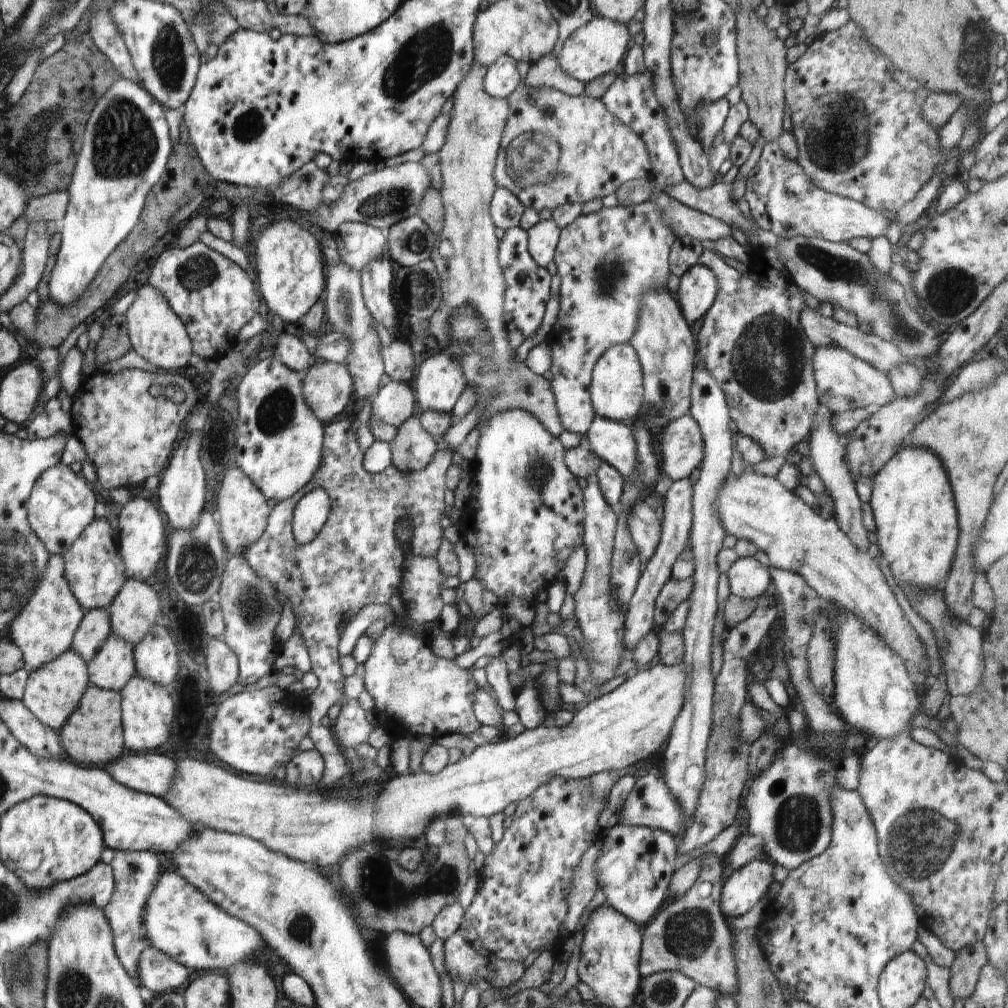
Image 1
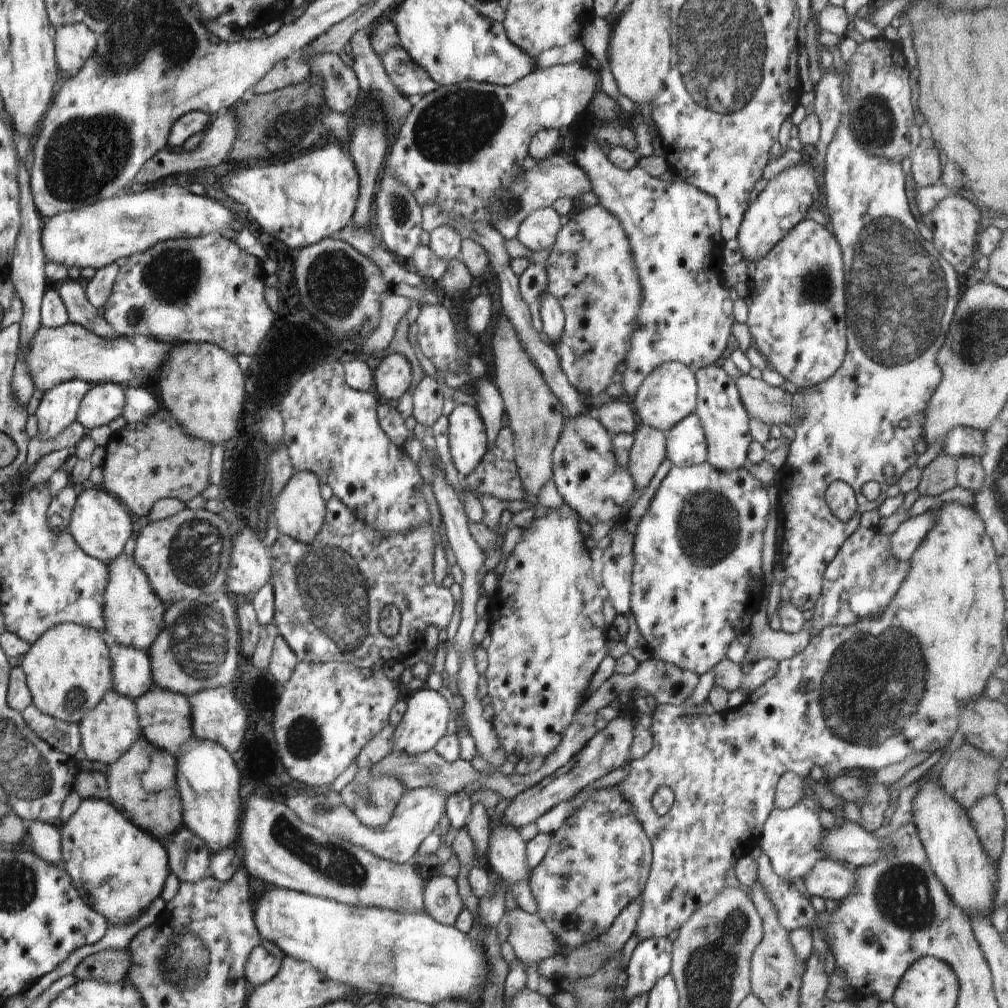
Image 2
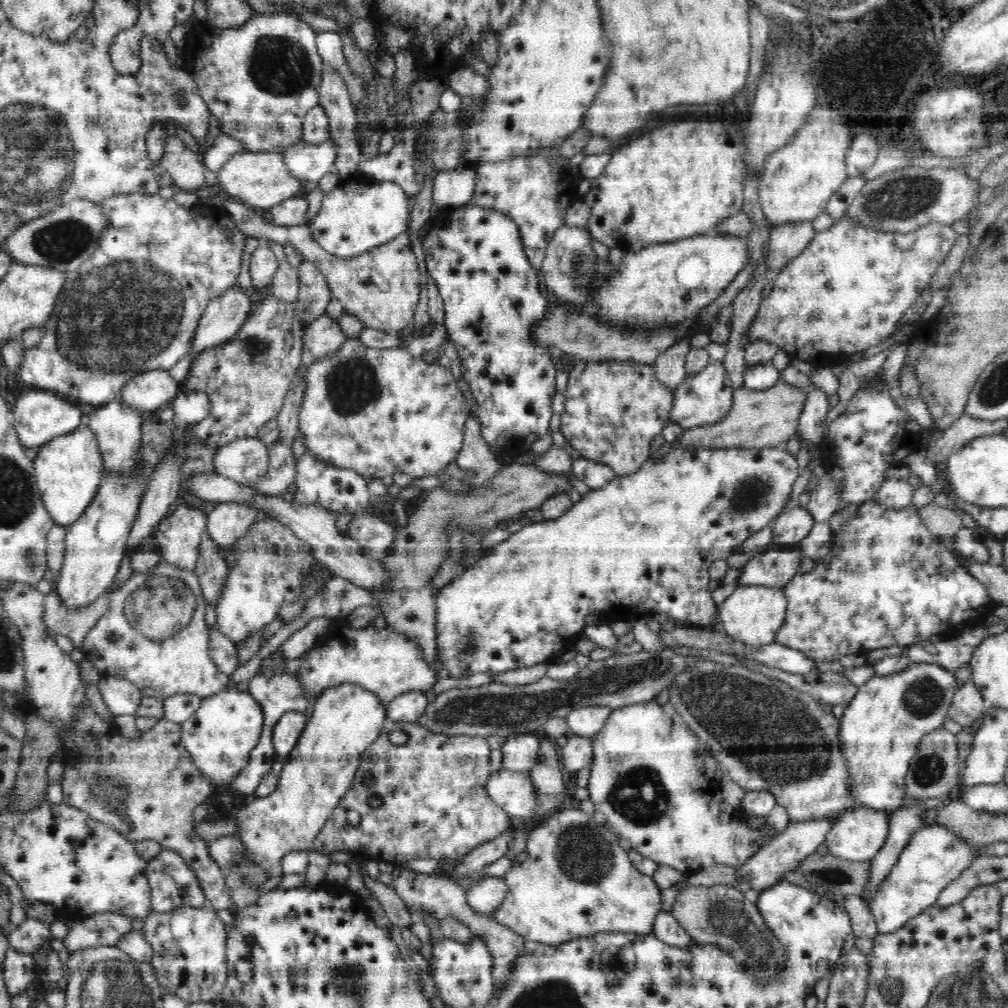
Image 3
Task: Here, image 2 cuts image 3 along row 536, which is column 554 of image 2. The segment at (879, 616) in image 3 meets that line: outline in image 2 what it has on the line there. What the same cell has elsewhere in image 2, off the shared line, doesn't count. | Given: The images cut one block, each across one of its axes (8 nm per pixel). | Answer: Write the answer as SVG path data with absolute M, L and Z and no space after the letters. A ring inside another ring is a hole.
M609 787L604 789L598 789L586 802L586 804L579 807L569 818L567 818L563 825L552 834L551 845L548 847L548 852L544 855L543 861L531 870L527 883L529 884L532 896L537 902L536 914L540 917L540 920L546 925L551 933L555 935L556 942L559 947L562 947L564 951L575 950L584 943L591 942L596 937L604 934L610 925L616 920L616 917L625 906L628 906L630 902L636 900L642 892L644 883L646 882L648 873L650 872L651 862L653 859L652 845L650 839L646 836L643 826L636 818L633 806L630 801L627 801L621 792L616 788Z

